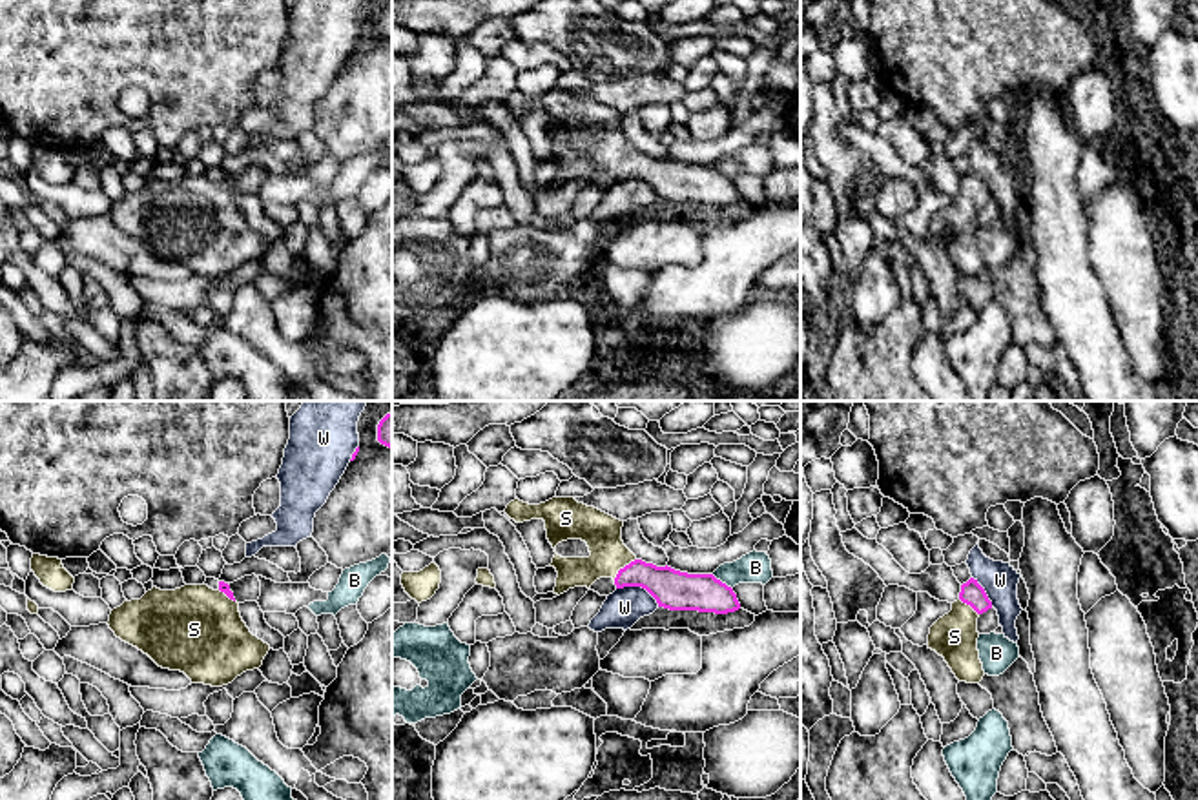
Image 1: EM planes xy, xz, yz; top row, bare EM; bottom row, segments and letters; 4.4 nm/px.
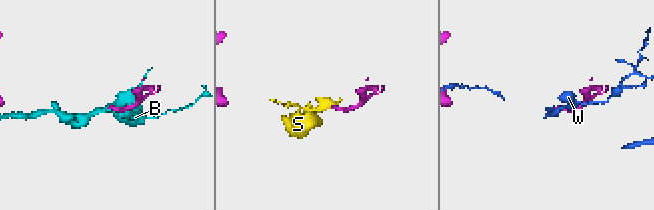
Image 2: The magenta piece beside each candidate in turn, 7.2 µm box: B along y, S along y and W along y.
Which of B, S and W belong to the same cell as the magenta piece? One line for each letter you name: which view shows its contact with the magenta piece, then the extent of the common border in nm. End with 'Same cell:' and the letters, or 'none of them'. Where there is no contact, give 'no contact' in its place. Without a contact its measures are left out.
S: xz | 140 nm
Same cell: S

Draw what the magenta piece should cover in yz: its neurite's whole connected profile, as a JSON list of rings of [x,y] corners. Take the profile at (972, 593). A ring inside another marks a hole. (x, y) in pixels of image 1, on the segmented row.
[[[970,578],[961,585],[952,610],[939,618],[928,634],[928,649],[945,658],[959,682],[979,683],[985,676],[977,651],[977,618],[992,609],[985,589]]]

